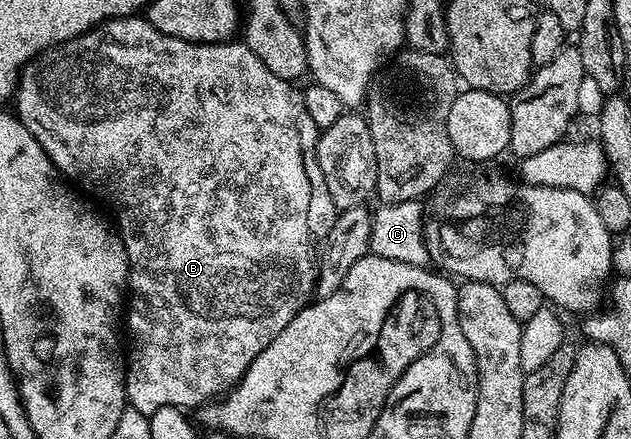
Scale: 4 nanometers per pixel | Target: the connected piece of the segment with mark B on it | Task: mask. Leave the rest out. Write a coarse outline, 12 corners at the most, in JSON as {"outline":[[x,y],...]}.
{"outline":[[108,19],[16,114],[114,206],[126,402],[225,396],[336,208],[245,42]]}

